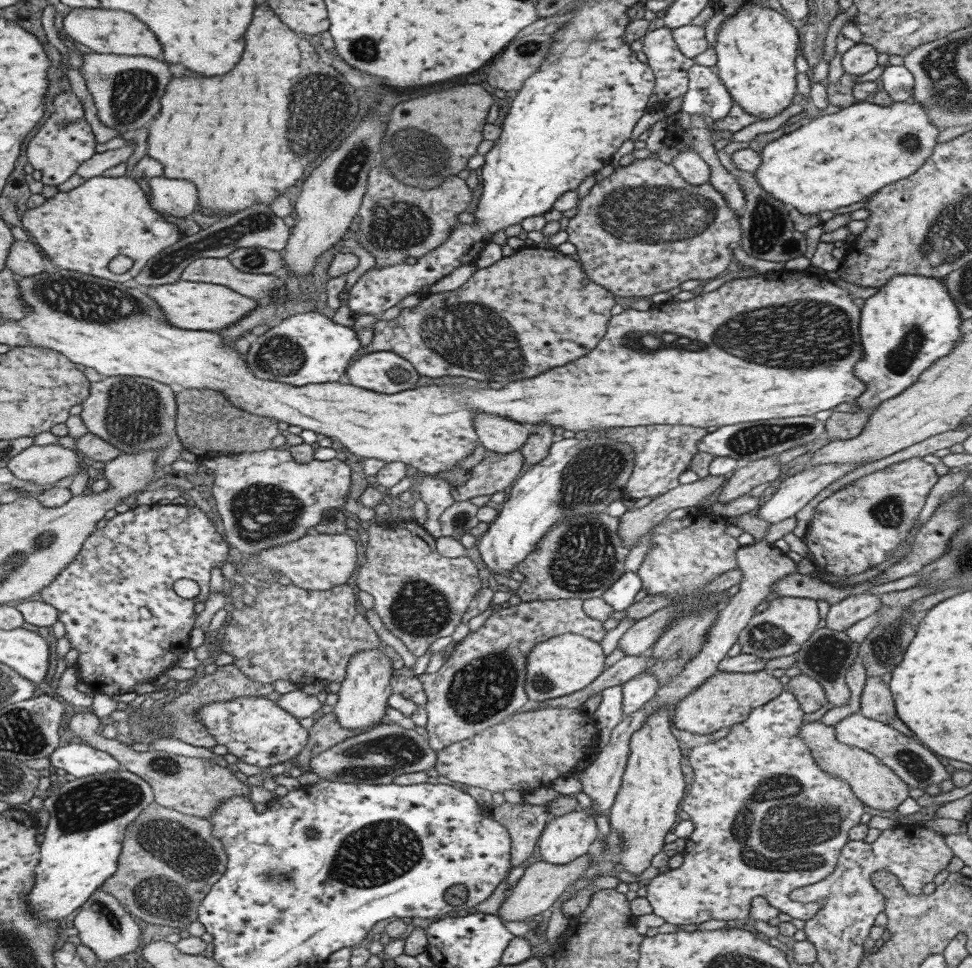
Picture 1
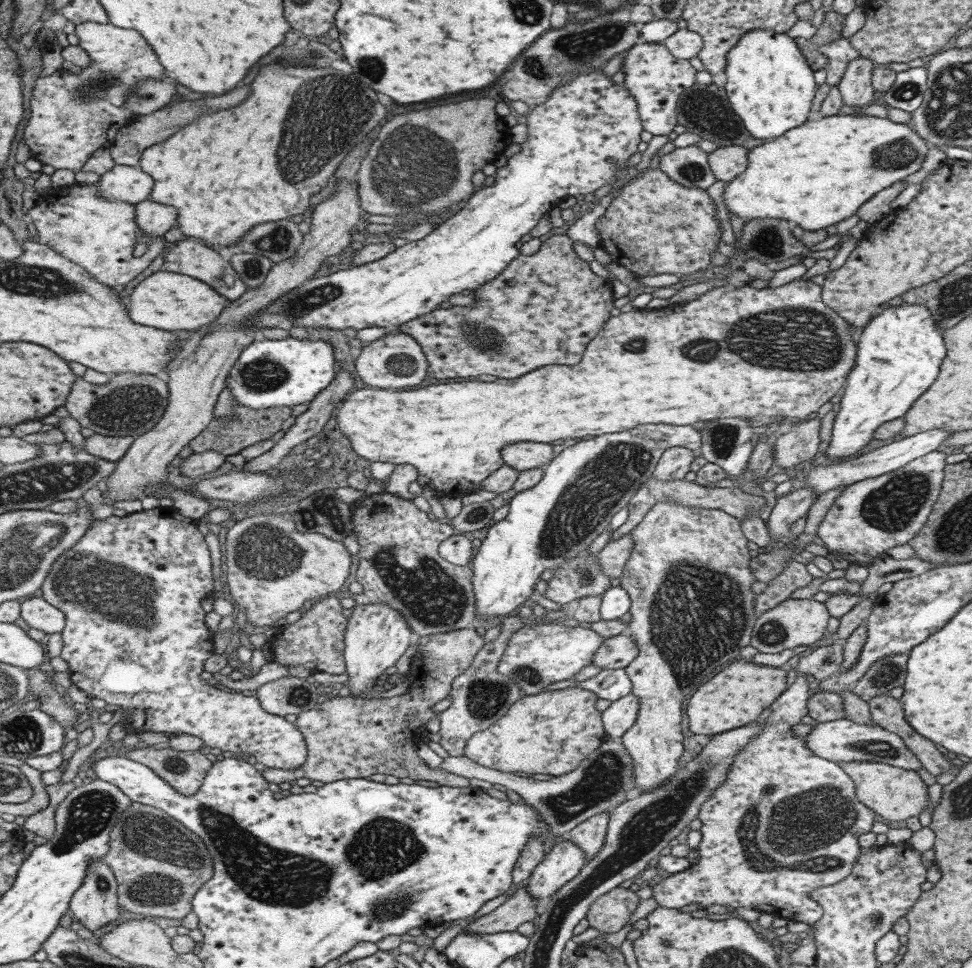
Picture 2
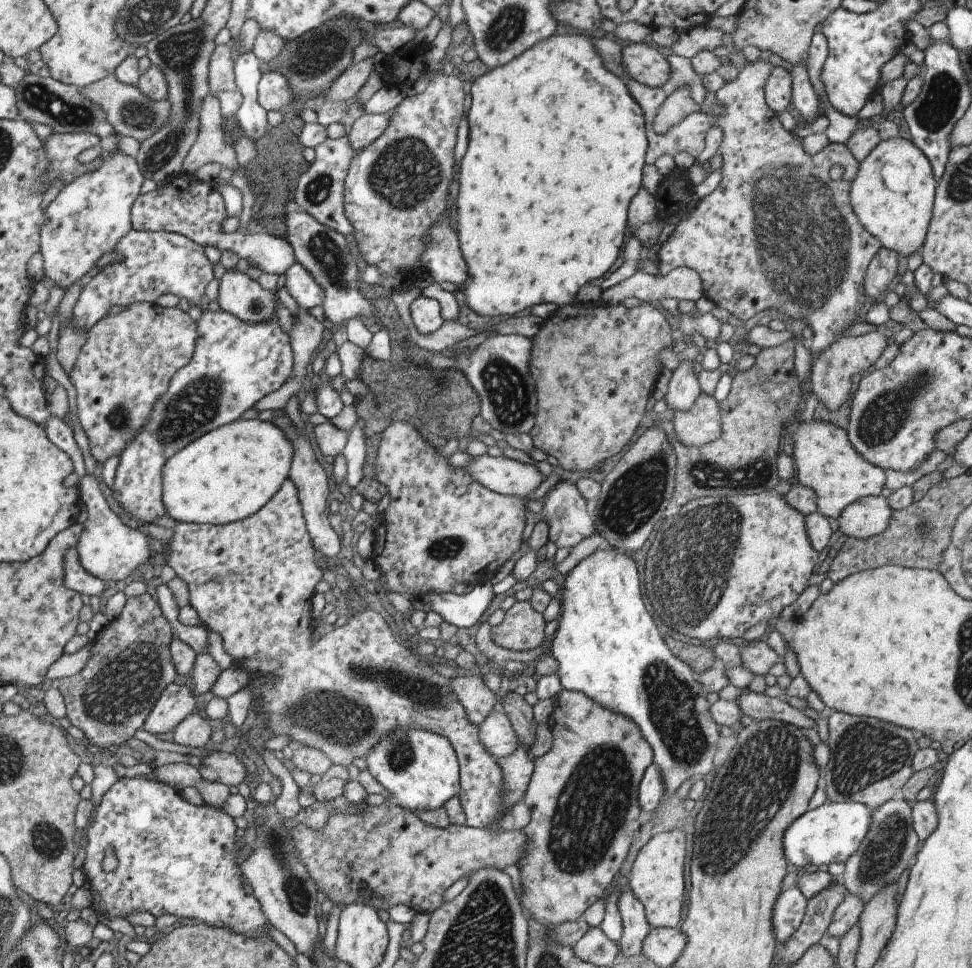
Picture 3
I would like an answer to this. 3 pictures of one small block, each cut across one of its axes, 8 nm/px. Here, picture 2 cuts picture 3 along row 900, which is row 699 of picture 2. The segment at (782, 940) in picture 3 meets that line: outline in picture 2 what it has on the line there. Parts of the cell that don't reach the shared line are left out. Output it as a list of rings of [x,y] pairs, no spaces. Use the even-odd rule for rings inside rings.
[[[798,674],[796,682],[768,706],[771,714],[765,719],[765,727],[738,752],[725,781],[701,806],[697,816],[702,822],[702,838],[696,850],[698,862],[681,873],[651,883],[654,901],[659,906],[679,909],[700,904],[707,909],[720,904],[751,908],[809,925],[821,919],[822,905],[812,902],[810,892],[838,884],[851,873],[861,851],[859,836],[871,831],[875,812],[858,800],[853,780],[839,764],[814,755],[806,748],[805,737],[791,731],[807,715],[811,695],[808,685],[806,675]]]

